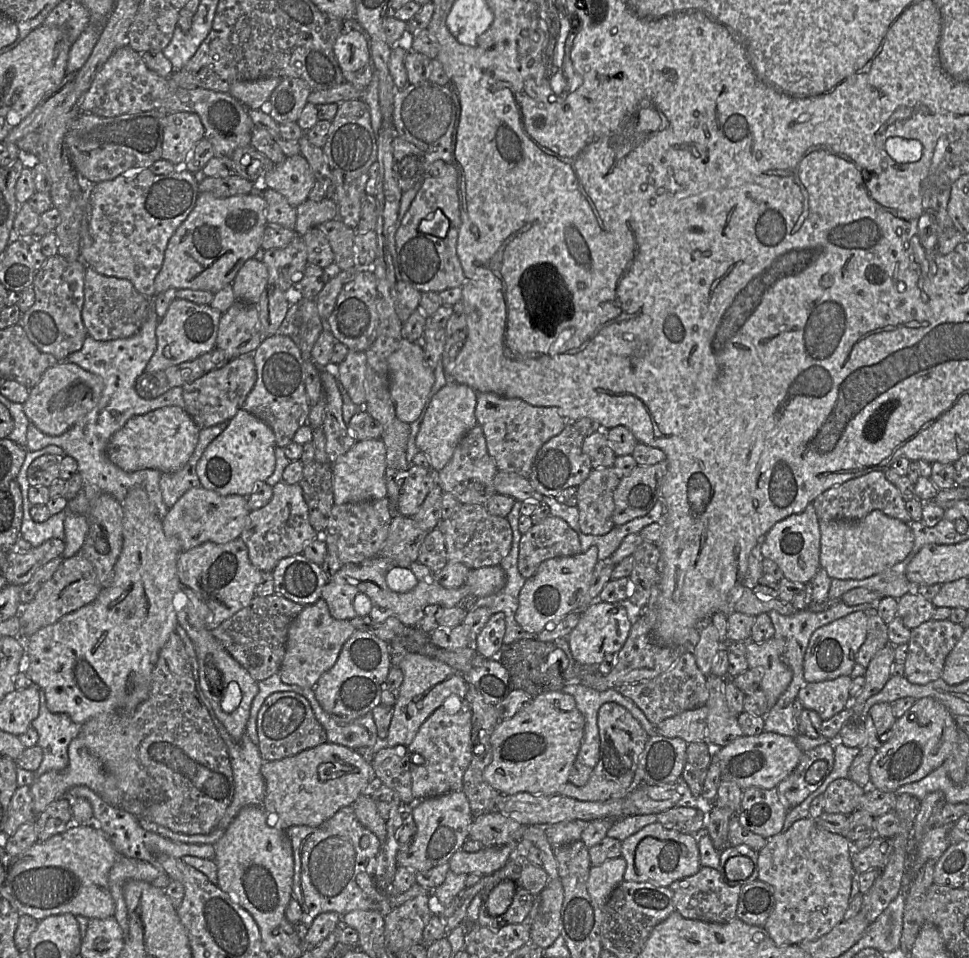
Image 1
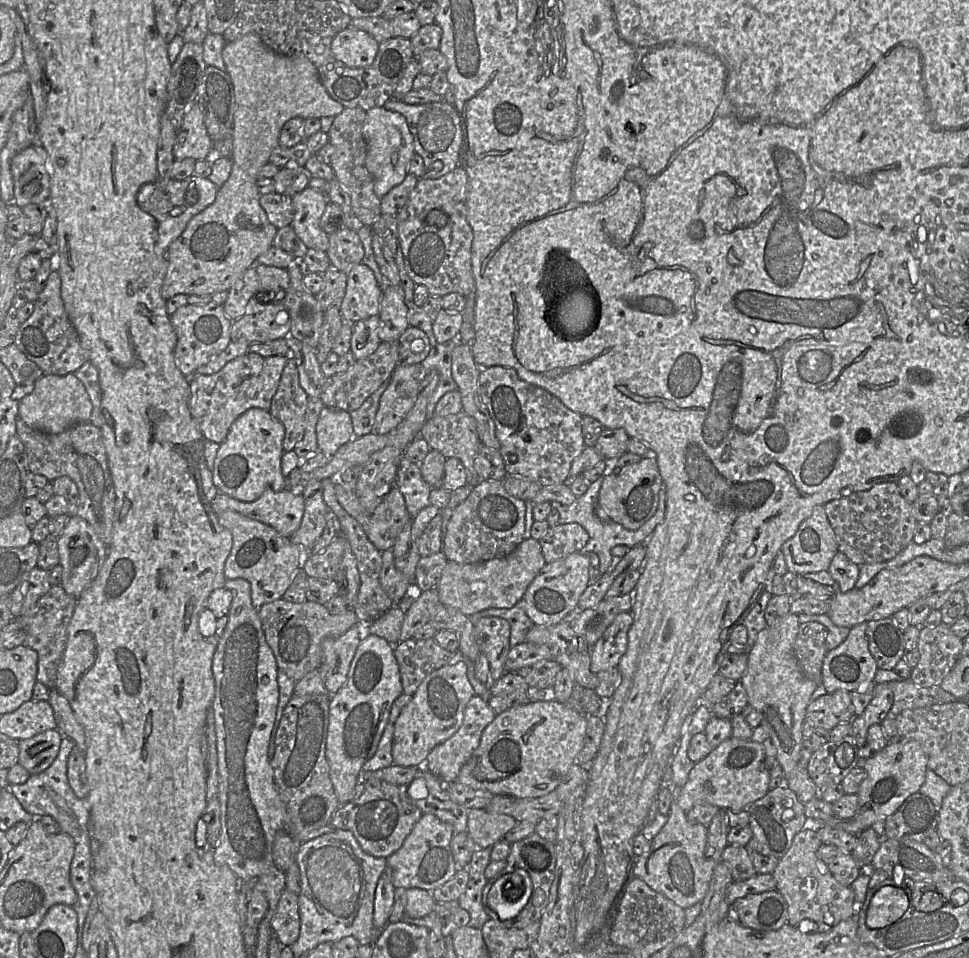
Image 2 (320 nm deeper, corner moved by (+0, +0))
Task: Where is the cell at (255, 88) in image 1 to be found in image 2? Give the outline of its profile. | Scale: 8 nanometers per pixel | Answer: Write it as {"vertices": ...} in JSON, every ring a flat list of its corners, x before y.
{"vertices":[[246,34,226,42,222,52,235,96,232,134,232,169,227,181,218,188,212,204,195,215,183,232,170,244,161,295,167,301,177,294,209,295,229,291,234,283,250,267,257,267,257,258,273,246,278,228,272,225,260,205,261,194,257,187,260,169,269,163,272,151,280,145,279,136,284,124,294,118,335,117,344,106,331,98,322,85,315,65,304,56,285,56,267,47,257,34]]}

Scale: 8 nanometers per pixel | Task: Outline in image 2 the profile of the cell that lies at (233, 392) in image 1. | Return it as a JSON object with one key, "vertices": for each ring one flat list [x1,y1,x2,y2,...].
{"vertices":[[247,352,229,361,215,374,192,376,189,409,205,439,221,444,232,423,244,412,250,408,269,411,287,360,287,356,263,357]]}

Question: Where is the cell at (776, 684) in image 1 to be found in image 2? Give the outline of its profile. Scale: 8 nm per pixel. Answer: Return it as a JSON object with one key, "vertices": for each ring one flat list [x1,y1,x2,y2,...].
{"vertices":[[789,613,778,624,768,626,758,633,748,655,748,667,740,682,746,690,748,704,761,714,761,724,771,737,776,749,788,788,795,792,803,804,818,796,820,790,809,777,806,769,799,767,800,749,803,740,802,726,806,709,817,688,816,682,801,671,794,655,794,644,800,622,798,615]]}

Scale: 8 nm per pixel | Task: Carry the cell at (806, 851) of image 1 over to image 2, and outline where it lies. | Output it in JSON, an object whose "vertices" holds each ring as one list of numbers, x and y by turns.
{"vertices":[[804,827,794,836,791,847,772,872,776,891,780,892,787,904,787,923,801,932,828,931,855,913,852,888,840,884,827,865,817,857,817,850,822,844,816,831]]}

